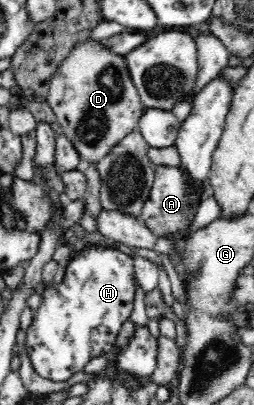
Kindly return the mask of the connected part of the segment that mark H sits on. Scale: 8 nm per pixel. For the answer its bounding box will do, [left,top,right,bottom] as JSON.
[26,247,133,381]

